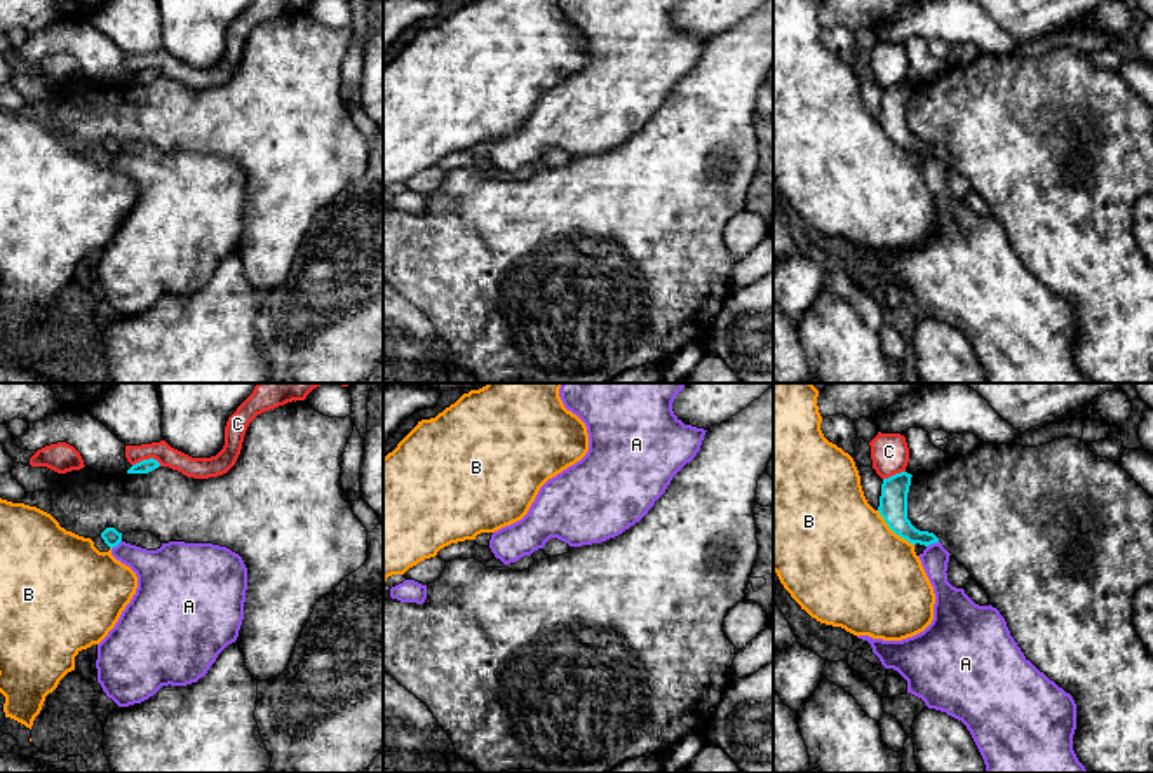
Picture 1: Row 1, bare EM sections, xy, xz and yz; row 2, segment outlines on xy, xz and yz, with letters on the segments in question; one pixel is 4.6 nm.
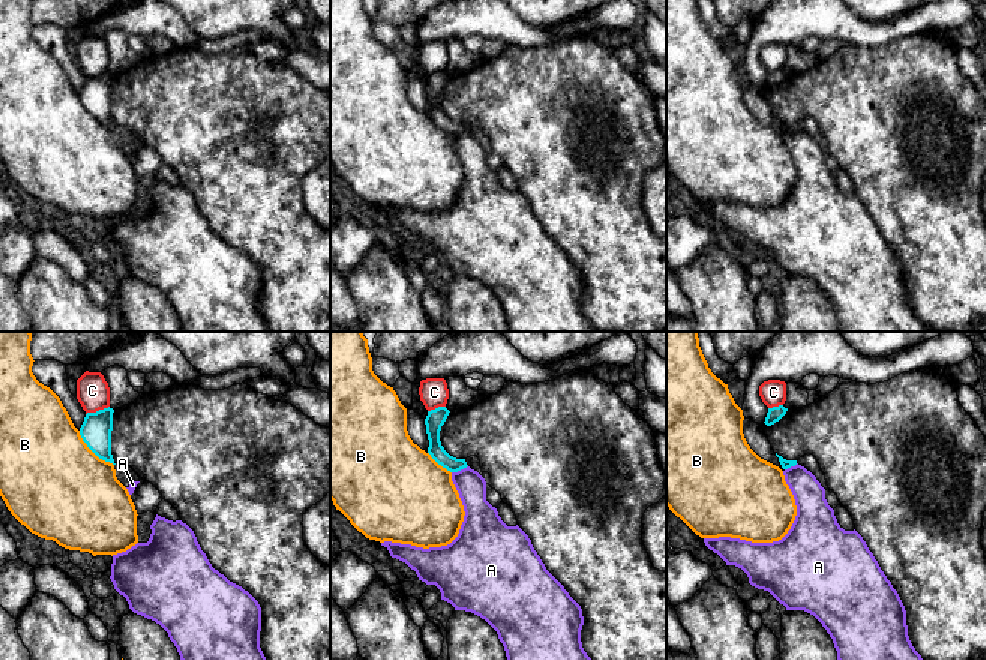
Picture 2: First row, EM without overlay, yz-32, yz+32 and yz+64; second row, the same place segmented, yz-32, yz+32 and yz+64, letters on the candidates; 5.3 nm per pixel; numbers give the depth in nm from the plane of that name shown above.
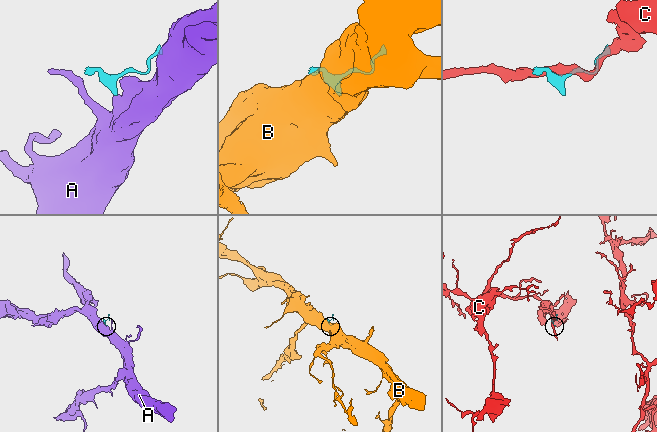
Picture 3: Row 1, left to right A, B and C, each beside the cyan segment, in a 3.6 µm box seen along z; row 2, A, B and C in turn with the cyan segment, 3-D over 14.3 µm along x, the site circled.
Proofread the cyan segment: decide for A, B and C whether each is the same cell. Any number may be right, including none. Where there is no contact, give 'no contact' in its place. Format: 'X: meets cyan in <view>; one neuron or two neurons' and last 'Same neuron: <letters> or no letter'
A: meets cyan in yz; two neurons
B: meets cyan in yz; two neurons
C: meets cyan in xy; two neurons
Same neuron: no letter

